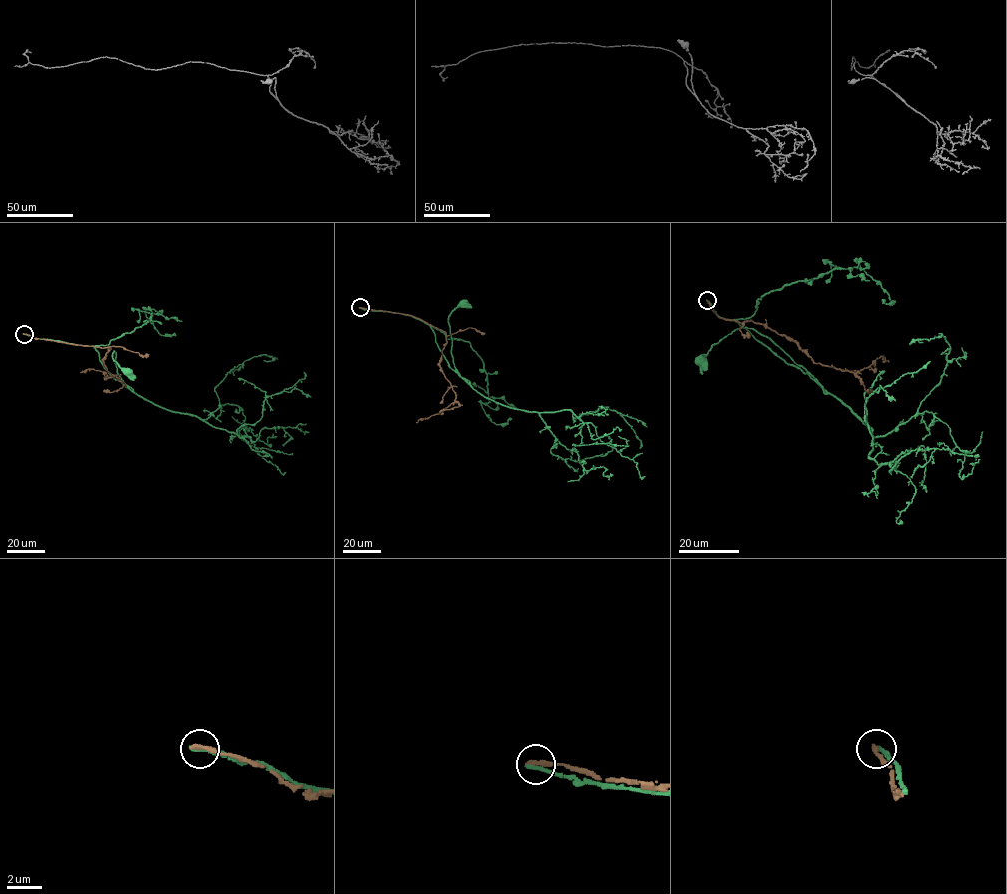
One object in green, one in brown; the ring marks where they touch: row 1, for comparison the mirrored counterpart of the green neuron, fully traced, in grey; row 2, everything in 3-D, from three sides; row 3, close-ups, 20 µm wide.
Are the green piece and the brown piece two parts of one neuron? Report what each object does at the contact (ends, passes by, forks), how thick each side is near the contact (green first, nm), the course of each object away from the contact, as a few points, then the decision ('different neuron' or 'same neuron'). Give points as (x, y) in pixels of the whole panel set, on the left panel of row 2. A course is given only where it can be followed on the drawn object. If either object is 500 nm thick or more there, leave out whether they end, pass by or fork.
green ends there; brown ends there; 280 nm thick on the green side, 320 nm on the other; green runs (24, 333), (94, 347), (107, 371), (120, 379), (114, 351), (112, 358), (127, 371); brown runs (24, 333), (35, 338), (110, 347), (103, 363), (108, 373), (120, 378), (93, 369), (80, 372); different neuron

